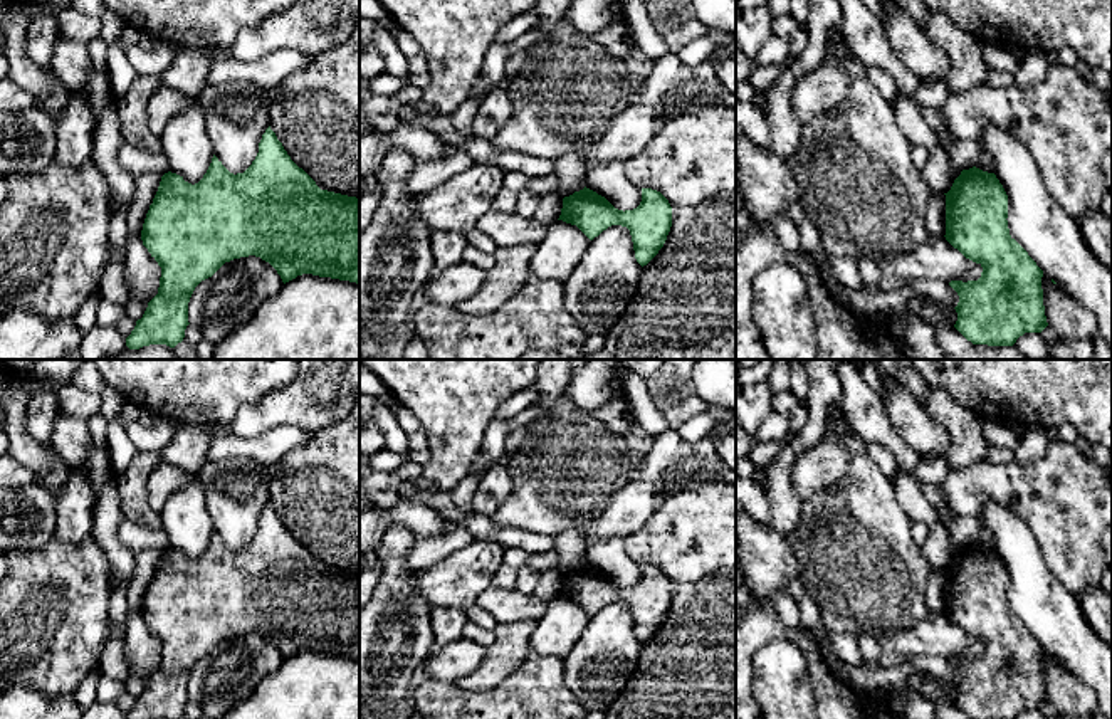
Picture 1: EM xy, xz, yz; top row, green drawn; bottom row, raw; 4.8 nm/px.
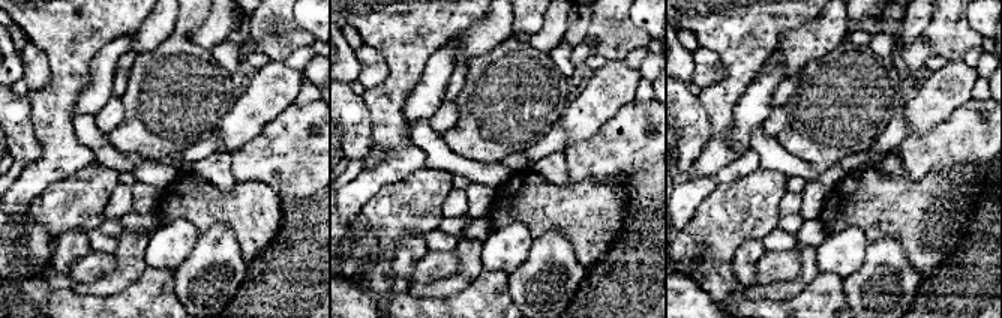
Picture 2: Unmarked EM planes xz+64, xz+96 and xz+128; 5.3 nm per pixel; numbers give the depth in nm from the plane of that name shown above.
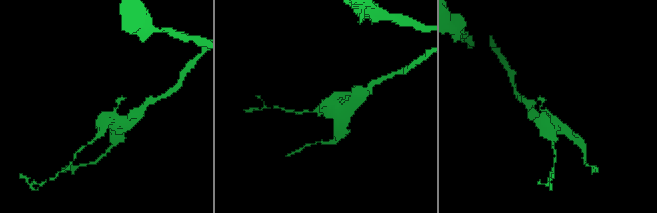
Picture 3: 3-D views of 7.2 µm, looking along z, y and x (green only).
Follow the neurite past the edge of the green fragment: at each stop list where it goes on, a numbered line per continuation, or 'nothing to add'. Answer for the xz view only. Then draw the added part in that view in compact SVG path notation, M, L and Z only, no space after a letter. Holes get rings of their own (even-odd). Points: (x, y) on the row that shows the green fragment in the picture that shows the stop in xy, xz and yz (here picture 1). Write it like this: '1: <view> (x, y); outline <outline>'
nothing to add

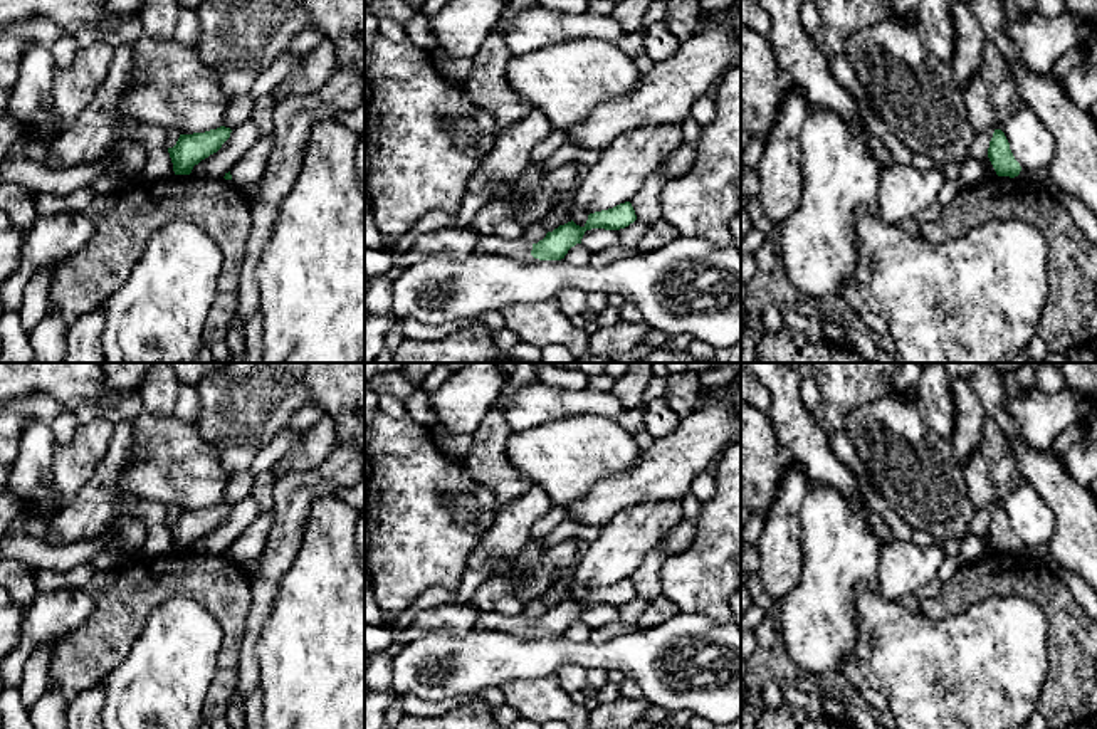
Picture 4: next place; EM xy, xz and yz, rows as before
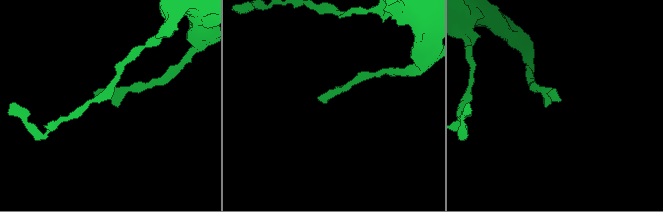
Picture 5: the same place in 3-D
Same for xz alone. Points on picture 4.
1: xz (519, 249); outline M480 235L474 252L479 254L504 254L517 260L531 260L533 245L522 239L504 239L499 235Z

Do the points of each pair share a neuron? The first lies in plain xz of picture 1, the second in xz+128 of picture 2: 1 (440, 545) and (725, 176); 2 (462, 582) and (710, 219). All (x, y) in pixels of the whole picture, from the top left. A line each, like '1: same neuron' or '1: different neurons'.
1: same neuron
2: same neuron

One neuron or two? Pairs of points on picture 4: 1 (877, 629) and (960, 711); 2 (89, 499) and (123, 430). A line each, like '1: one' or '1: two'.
1: one
2: one

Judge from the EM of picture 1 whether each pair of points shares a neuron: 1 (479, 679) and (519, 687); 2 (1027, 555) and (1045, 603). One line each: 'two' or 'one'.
1: two
2: one

